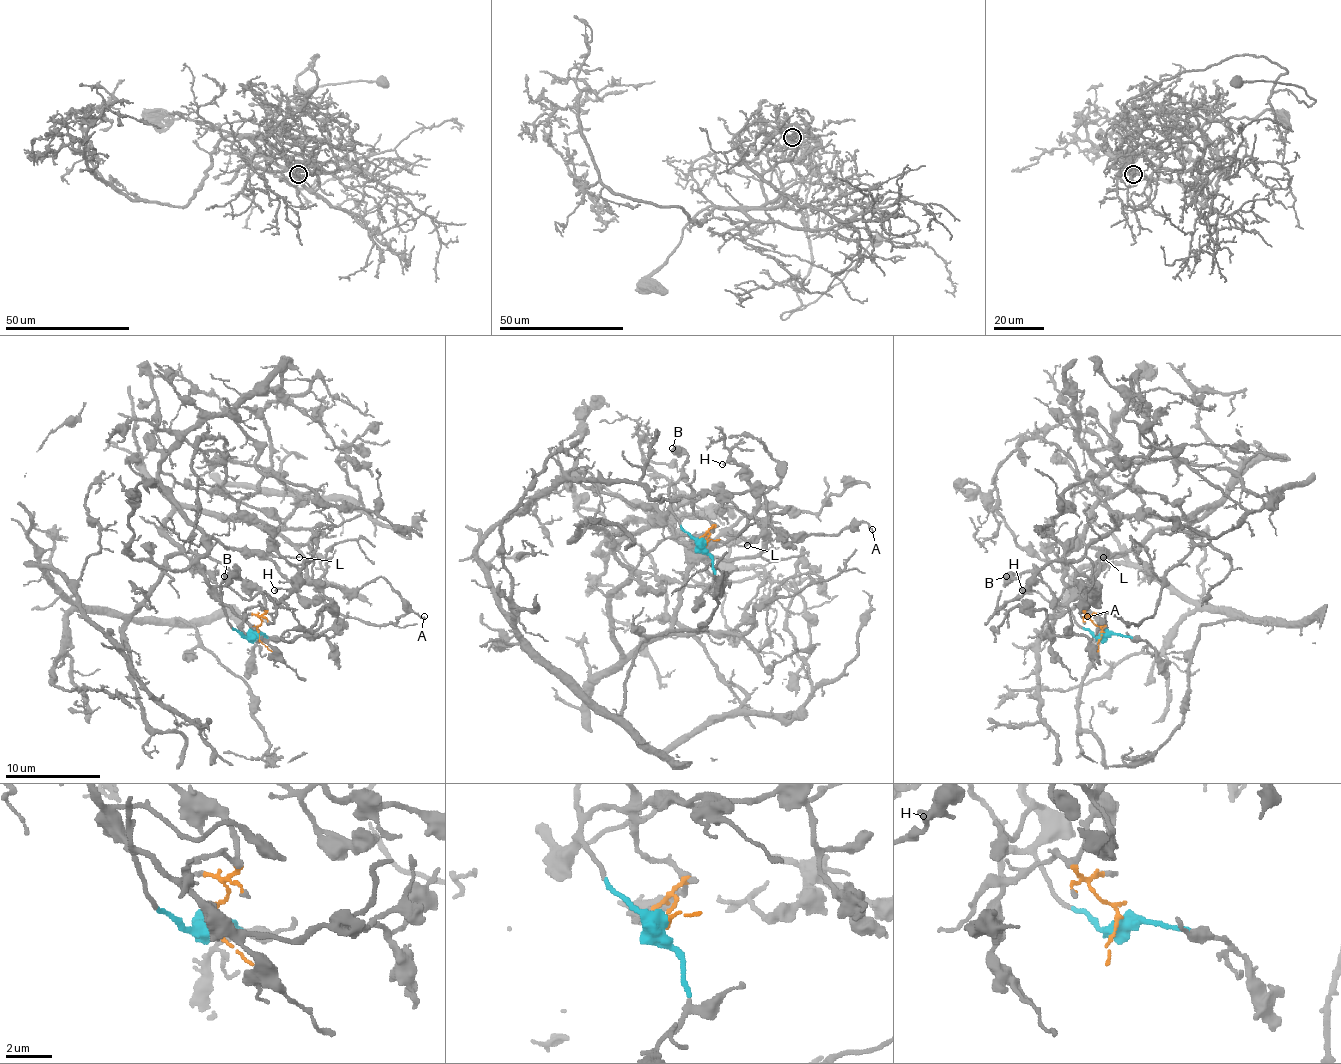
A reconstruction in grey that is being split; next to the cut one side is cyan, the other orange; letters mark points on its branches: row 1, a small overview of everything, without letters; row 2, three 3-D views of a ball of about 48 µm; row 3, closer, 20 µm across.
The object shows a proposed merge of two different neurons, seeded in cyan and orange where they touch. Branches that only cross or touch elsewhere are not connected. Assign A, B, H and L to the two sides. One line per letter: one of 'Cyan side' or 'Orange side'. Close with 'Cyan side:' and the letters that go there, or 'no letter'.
A: Cyan side
B: Cyan side
H: Orange side
L: Cyan side
Cyan side: A, B, L

